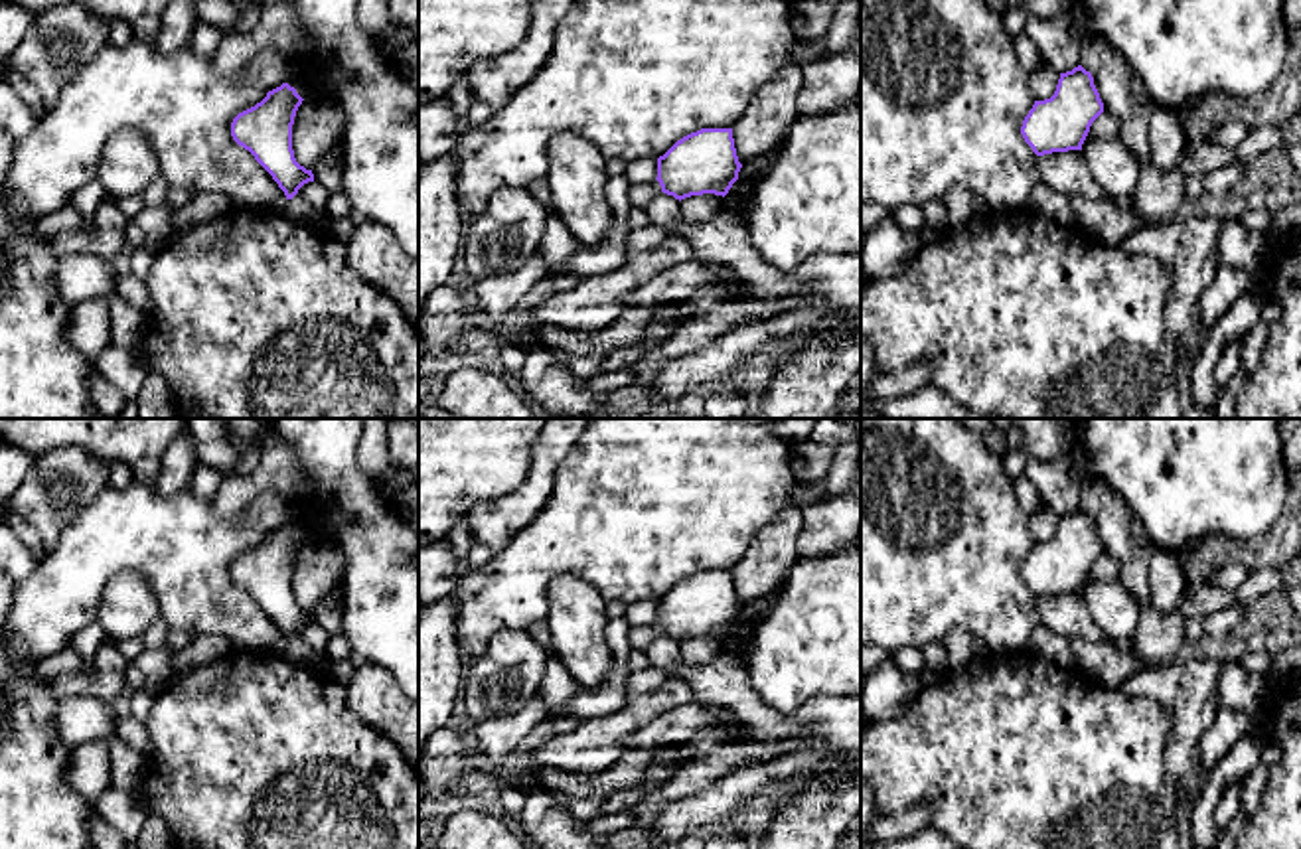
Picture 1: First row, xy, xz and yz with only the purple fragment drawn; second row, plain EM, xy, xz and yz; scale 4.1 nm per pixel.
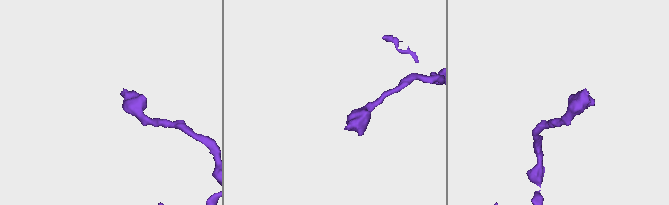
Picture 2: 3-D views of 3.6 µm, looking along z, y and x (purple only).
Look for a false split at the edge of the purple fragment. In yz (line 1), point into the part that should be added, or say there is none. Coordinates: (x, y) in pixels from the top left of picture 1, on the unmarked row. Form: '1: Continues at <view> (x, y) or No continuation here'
1: No continuation here

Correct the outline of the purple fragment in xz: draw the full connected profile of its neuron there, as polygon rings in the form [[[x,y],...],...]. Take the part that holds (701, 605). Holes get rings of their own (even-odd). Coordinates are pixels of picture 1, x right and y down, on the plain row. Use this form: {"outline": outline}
{"outline": [[[701,571],[657,600],[655,622],[663,636],[679,644],[703,636],[725,640],[740,610],[732,571]]]}

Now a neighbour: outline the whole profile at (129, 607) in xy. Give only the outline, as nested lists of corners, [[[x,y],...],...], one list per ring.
[[[120,573],[107,582],[97,610],[107,638],[140,638],[158,620],[158,600],[140,575]]]

